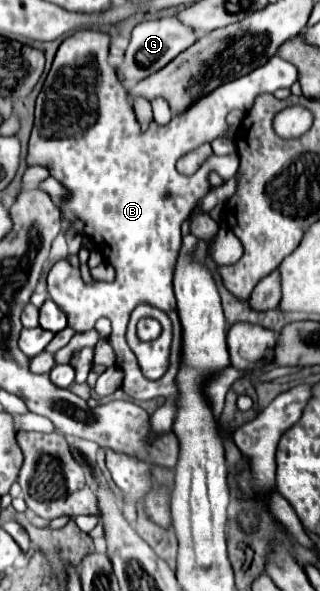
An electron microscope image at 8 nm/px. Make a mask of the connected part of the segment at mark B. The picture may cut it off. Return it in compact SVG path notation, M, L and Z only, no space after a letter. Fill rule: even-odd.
M79 31L71 37L67 37L55 55L53 67L43 83L43 89L37 97L37 109L35 109L35 127L31 131L29 139L29 155L27 163L29 165L43 165L51 171L51 175L61 181L69 191L71 197L63 203L63 215L69 219L69 215L77 215L85 223L85 235L91 237L97 247L101 249L103 257L115 267L115 281L93 281L93 283L83 283L79 267L73 267L69 261L59 261L53 265L49 271L47 283L49 283L49 295L51 299L69 299L69 305L65 309L69 317L69 327L75 331L83 333L95 327L97 319L107 317L113 325L111 333L111 345L117 353L117 365L123 369L125 379L123 379L123 391L133 397L133 399L154 399L165 397L165 405L155 413L155 437L169 433L175 423L177 415L177 399L179 399L179 387L177 387L177 373L179 373L180 355L183 347L181 341L181 321L175 309L175 295L173 295L173 285L171 285L171 269L175 267L175 253L179 253L181 245L181 223L193 213L193 209L201 203L201 199L211 191L209 183L209 173L219 171L225 167L233 167L233 163L203 163L199 171L191 177L177 173L175 163L179 157L189 153L191 149L211 143L213 139L219 137L233 137L233 131L227 125L227 113L233 109L251 109L255 99L263 93L275 93L275 89L291 87L295 81L299 81L299 71L293 63L285 61L283 57L275 55L267 65L261 69L255 69L247 73L247 77L239 77L239 81L229 81L227 85L221 85L211 93L211 97L203 97L195 109L187 109L183 117L173 117L171 123L165 127L159 127L157 123L151 123L147 131L139 129L139 123L135 119L135 113L129 105L127 91L119 83L115 69L107 63L107 53L109 53L109 35L101 31ZM147 301L159 309L163 309L171 321L173 321L173 339L171 345L171 367L169 373L165 373L159 381L147 381L143 373L137 371L137 359L135 353L127 347L125 343L125 331L129 323L129 313L141 303Z

